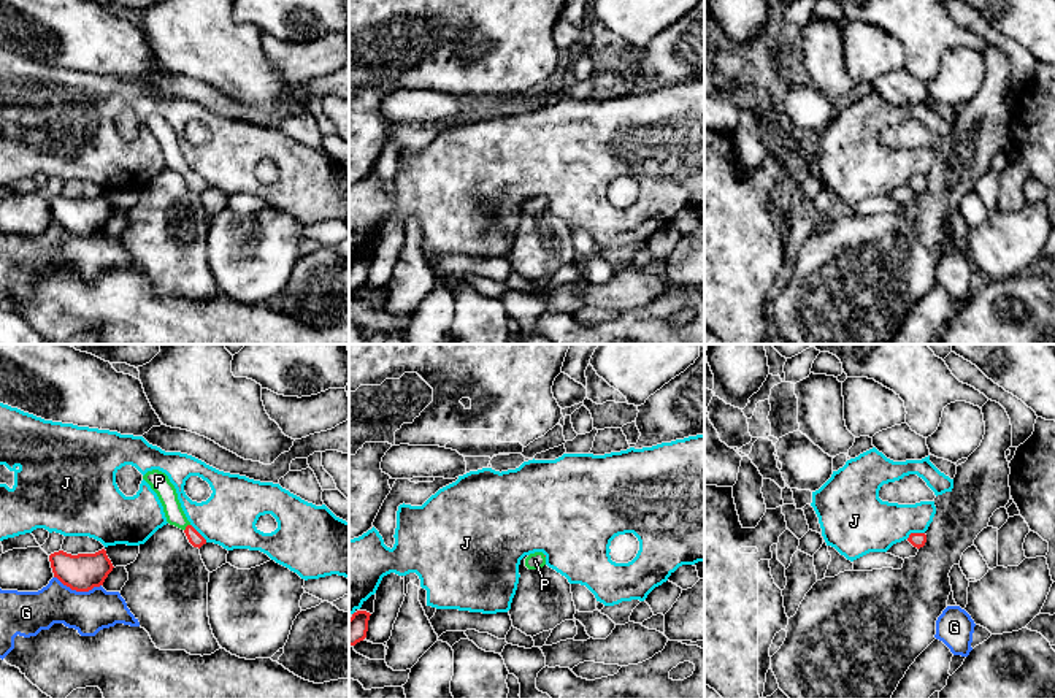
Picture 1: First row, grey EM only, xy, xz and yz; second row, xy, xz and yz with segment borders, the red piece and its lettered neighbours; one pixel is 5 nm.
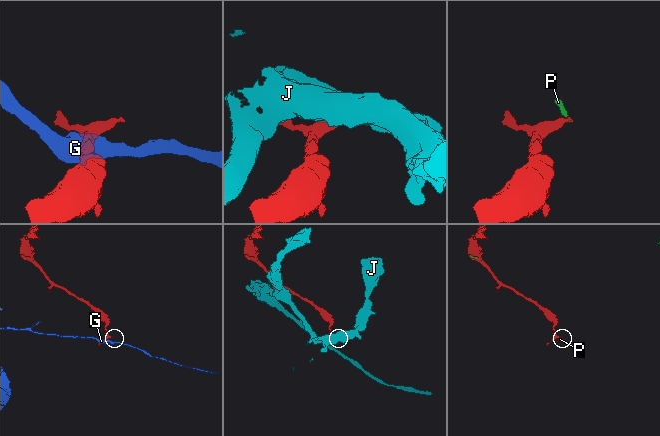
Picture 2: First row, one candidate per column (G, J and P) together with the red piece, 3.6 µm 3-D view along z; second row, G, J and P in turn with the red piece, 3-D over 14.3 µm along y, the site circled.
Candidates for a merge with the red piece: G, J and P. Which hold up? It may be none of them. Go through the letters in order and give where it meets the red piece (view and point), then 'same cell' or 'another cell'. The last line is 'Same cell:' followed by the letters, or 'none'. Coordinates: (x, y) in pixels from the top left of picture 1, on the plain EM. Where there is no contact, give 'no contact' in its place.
G: xy (78, 235) | another cell
J: yz (914, 178) | another cell
P: xy (186, 172) | same cell
Same cell: P

